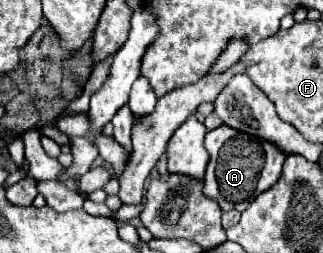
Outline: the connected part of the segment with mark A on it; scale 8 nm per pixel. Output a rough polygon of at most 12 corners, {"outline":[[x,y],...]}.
{"outline":[[222,124],[206,134],[204,194],[244,212],[284,156]]}

